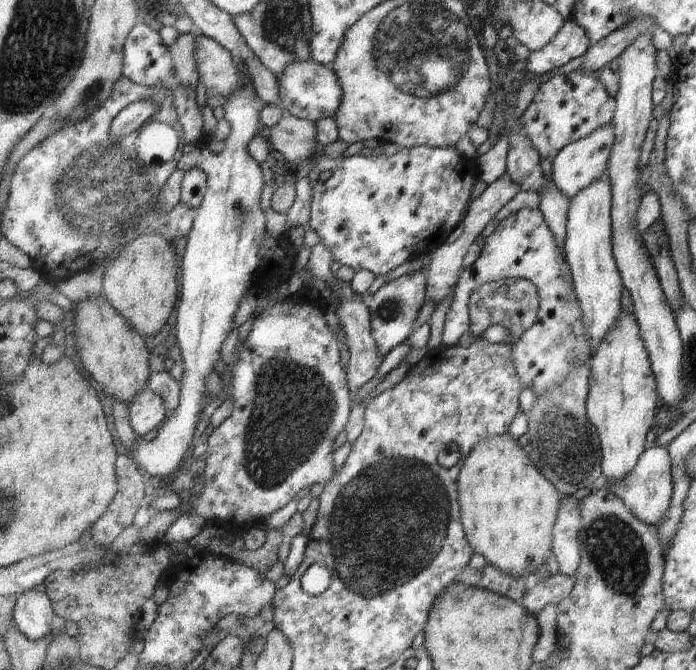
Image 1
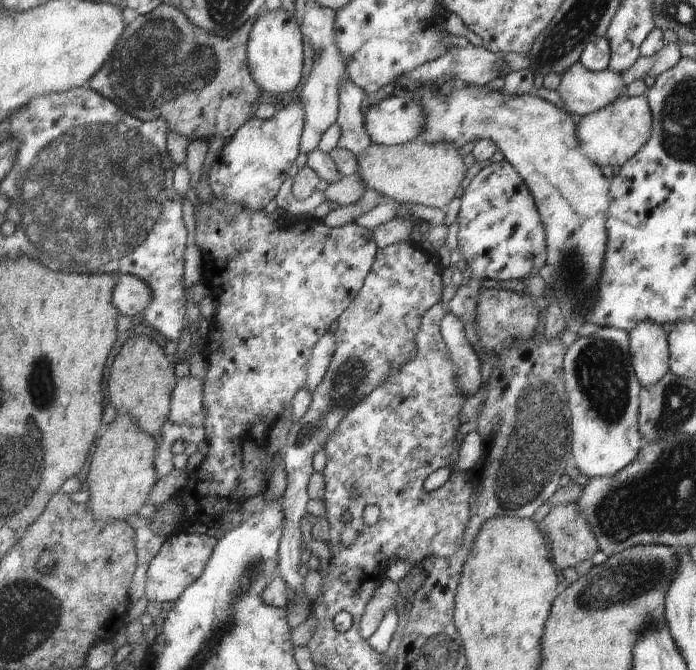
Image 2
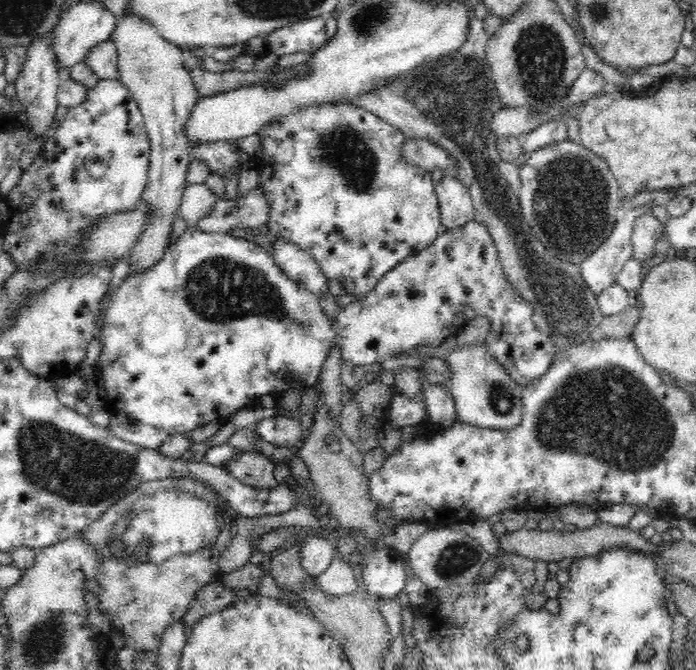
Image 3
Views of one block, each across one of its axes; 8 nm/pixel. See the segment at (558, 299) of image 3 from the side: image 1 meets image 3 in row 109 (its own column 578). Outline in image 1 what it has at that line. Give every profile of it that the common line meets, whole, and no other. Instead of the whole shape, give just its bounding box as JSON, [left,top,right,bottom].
[517,365,599,496]

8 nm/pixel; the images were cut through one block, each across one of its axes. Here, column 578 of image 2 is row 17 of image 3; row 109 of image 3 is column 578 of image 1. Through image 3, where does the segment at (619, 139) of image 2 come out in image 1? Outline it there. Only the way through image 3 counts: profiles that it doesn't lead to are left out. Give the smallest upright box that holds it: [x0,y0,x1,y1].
[553,123,615,198]

